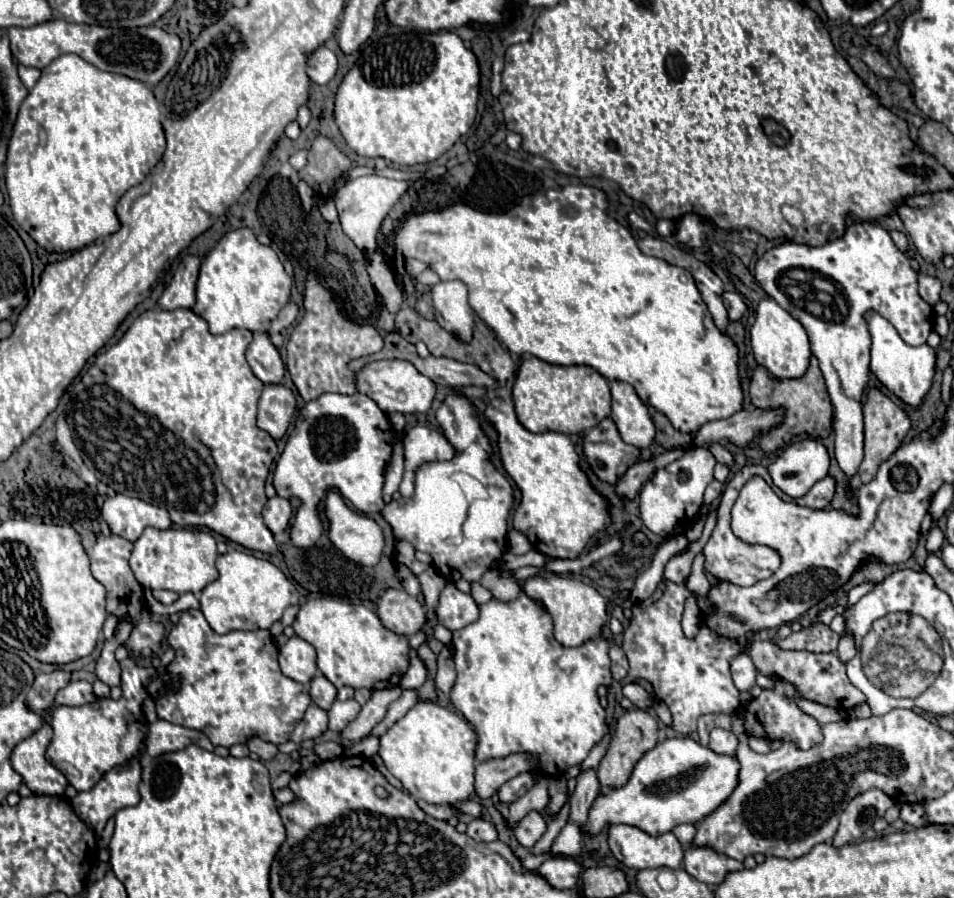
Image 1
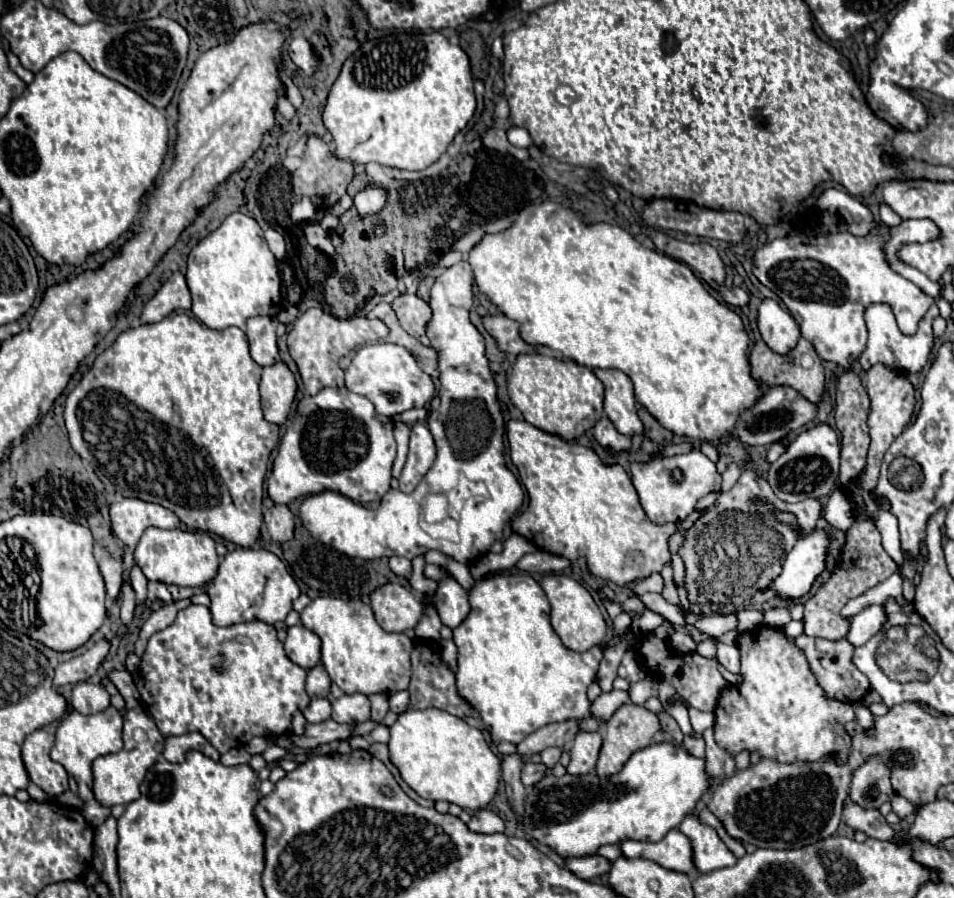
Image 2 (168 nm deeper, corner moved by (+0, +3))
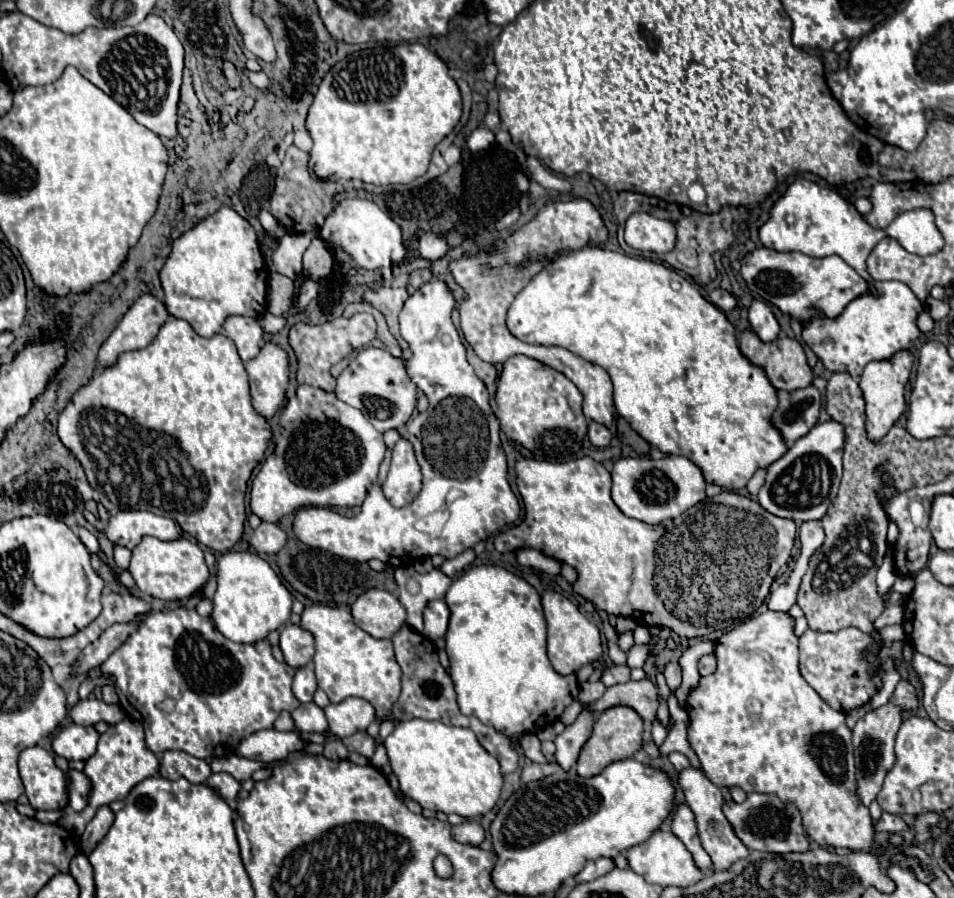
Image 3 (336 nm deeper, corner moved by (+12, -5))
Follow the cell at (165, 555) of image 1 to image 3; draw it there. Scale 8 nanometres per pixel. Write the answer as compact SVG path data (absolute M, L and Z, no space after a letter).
M146 536L134 550L128 572L136 580L140 592L160 598L160 600L184 600L198 592L208 580L208 566L204 562L204 554L188 538L176 538L170 542L162 542L158 538Z

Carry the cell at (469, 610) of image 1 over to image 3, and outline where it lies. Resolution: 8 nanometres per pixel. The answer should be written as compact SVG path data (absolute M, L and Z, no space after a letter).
M432 600L424 608L424 636L428 640L442 638L446 634L450 620L450 610L444 600Z

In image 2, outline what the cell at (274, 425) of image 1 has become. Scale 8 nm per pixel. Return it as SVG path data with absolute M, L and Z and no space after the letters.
M276 360L272 366L266 366L260 380L264 418L274 424L282 424L292 408L296 392L294 374L284 360Z

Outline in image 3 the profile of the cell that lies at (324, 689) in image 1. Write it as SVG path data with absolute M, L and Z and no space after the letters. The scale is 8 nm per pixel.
M304 666L296 670L292 692L300 702L312 702L312 696L316 692L316 676L312 666Z

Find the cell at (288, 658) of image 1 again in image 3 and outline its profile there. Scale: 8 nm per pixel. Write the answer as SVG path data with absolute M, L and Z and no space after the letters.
M286 624L280 630L280 650L284 654L284 662L292 668L302 668L312 662L314 654L314 638L306 630L296 624Z

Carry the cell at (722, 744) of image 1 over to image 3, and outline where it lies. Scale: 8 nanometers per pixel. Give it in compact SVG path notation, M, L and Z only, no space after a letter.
M696 768L682 770L680 772L680 786L684 790L684 796L686 796L686 802L688 802L690 810L696 816L702 846L710 854L716 870L726 870L728 866L732 866L740 858L746 858L750 854L748 848L736 838L736 834L732 832L732 826L728 826L728 820L722 814L722 804L724 804L722 792L720 792L720 788L716 784L710 782L710 778L704 774L704 770L702 768L698 768L698 770Z

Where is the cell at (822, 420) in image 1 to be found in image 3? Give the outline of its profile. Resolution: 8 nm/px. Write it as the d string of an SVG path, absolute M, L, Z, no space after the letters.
M746 330L740 336L740 350L750 360L750 364L754 364L754 366L758 366L758 368L762 368L766 372L770 384L776 390L792 392L792 390L800 390L800 388L806 388L806 386L812 384L812 370L810 370L810 366L806 362L802 346L794 338L780 336L780 338L776 338L776 342L764 344L764 342L760 342L760 338L752 330Z

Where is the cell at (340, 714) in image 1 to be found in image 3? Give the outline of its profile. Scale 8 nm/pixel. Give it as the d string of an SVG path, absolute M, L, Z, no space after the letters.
M346 698L338 704L328 704L324 712L330 732L338 738L352 736L358 730L366 730L368 724L376 720L372 704L364 702L362 698Z

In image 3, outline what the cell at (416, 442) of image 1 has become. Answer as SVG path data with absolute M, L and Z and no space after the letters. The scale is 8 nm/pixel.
M400 438L392 450L392 464L388 470L388 478L382 486L384 496L394 506L406 506L420 492L422 474L414 456L414 448L410 440Z

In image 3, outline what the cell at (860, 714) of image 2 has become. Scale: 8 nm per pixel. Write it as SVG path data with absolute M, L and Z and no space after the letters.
M900 682L886 706L864 714L856 722L856 726L852 730L852 734L854 734L852 744L854 744L854 758L856 758L856 786L858 786L860 802L864 806L870 806L876 800L878 792L882 790L884 778L892 768L892 762L894 762L894 738L896 738L896 730L900 728L900 722L904 718L902 712L914 710L916 706L918 706L918 698L916 698L914 686L910 682Z

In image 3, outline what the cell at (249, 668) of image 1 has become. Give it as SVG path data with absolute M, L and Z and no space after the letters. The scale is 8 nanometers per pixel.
M176 608L176 610L168 610L168 612L148 612L146 618L140 622L138 630L132 632L128 636L128 640L102 664L102 672L114 676L114 682L116 682L114 688L116 688L116 694L120 698L120 706L124 708L126 714L130 714L130 718L136 718L142 724L142 728L146 732L146 744L156 756L160 756L164 750L184 750L184 752L188 752L196 758L202 758L202 760L212 760L212 758L218 758L218 756L234 754L238 744L244 738L248 738L250 734L254 734L258 730L272 728L274 720L278 718L278 714L282 710L292 712L292 710L296 710L296 706L300 706L300 702L296 702L296 696L292 694L292 688L290 688L296 670L290 668L286 662L274 660L268 640L258 640L254 644L236 644L236 642L224 638L212 626L210 618L202 618L202 616L196 614L196 610L186 610L186 608Z

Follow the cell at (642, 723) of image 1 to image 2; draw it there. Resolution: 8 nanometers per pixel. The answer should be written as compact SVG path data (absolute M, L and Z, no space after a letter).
M632 702L620 706L612 718L606 724L606 734L604 734L604 744L600 748L600 756L596 762L596 772L598 776L610 776L610 774L618 774L624 766L624 762L636 752L642 750L646 746L652 744L654 734L660 730L660 722L658 716L654 712L650 712L644 706L636 706Z

